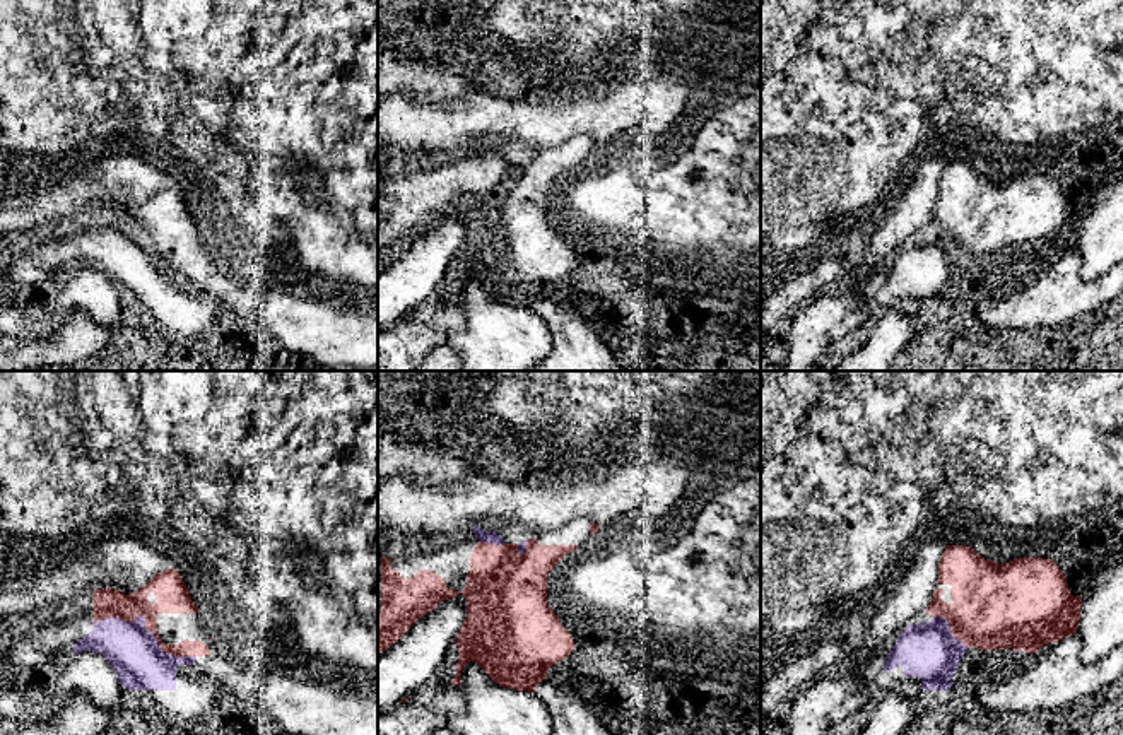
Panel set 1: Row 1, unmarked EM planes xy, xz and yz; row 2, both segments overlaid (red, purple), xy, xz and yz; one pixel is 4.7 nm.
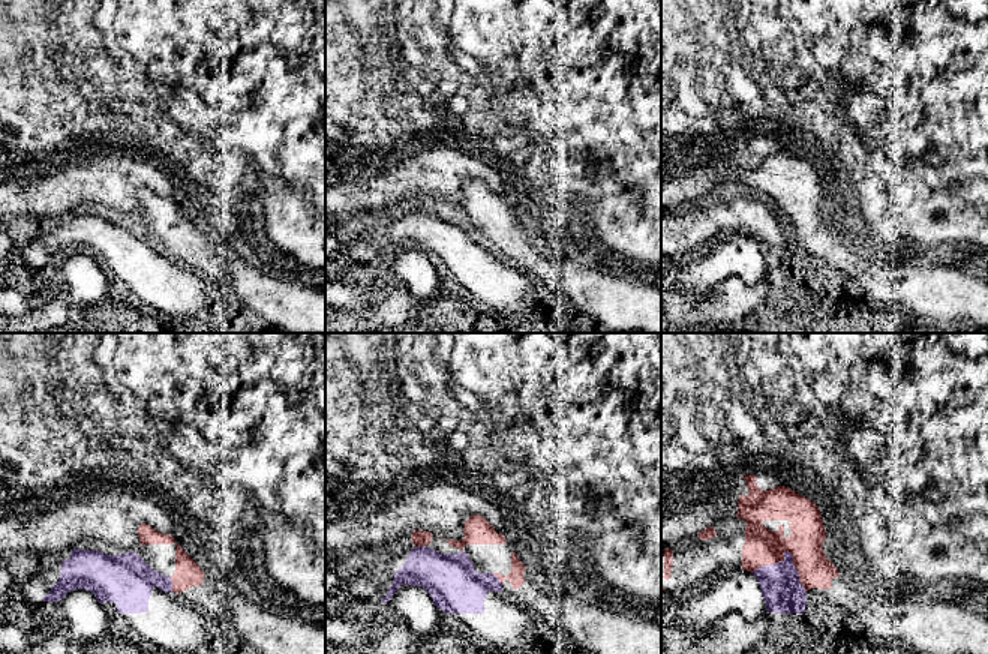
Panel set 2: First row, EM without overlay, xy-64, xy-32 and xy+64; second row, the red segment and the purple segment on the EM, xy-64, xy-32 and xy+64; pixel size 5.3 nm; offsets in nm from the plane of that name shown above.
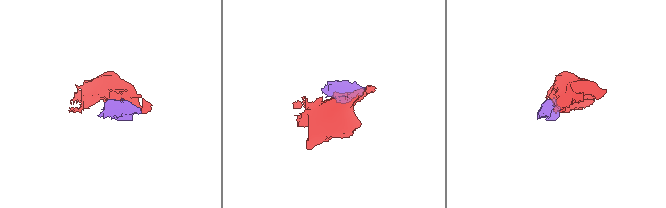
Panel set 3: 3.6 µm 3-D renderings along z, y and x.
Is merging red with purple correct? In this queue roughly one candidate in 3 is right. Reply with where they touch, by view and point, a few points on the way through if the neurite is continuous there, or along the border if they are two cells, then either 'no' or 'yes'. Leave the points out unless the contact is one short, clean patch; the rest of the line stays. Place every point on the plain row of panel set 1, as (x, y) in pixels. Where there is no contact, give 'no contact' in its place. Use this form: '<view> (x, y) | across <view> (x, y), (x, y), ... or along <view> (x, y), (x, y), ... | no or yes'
xy (146, 245) | no

